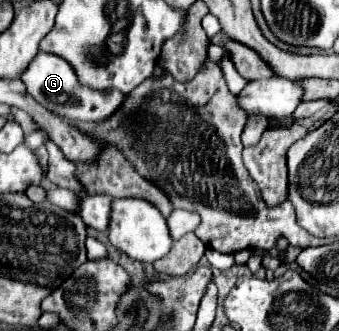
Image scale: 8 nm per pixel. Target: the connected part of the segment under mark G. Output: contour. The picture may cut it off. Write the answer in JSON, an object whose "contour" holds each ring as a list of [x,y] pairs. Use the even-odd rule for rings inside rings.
{"contour":[[[38,52],[36,58],[30,62],[26,72],[20,76],[20,80],[26,84],[26,90],[48,110],[66,116],[70,120],[82,120],[82,122],[98,122],[108,118],[120,104],[122,104],[122,92],[116,88],[106,88],[106,92],[98,92],[92,88],[86,88],[78,84],[78,74],[66,60],[54,54]]]}

